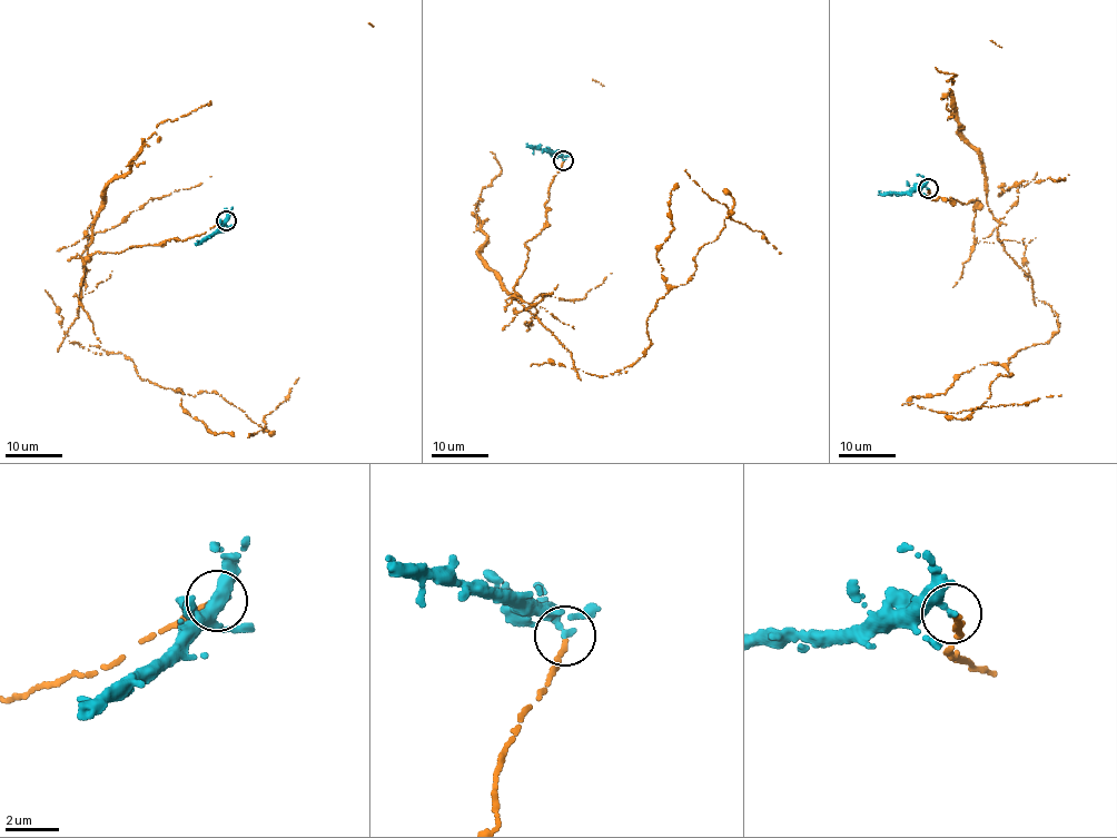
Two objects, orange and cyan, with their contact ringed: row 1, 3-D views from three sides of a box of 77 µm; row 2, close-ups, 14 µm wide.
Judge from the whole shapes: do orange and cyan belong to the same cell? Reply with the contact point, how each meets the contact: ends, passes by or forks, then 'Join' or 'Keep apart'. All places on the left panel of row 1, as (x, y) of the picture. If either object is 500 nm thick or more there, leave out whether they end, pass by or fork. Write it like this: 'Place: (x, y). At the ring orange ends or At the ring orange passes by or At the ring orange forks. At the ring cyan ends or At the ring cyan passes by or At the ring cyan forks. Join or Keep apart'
Place: (226, 220). At the ring orange ends. At the ring cyan ends. Keep apart

